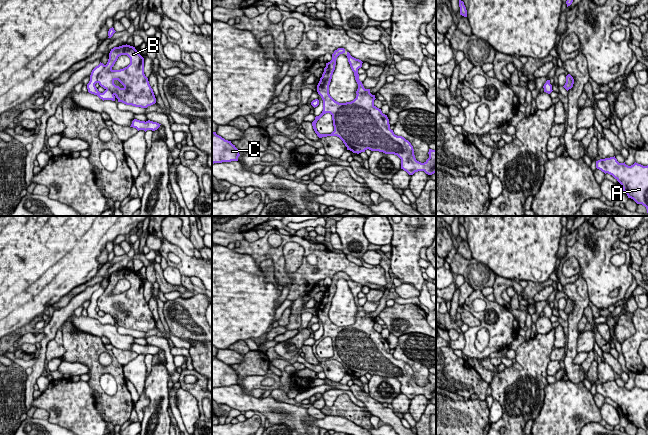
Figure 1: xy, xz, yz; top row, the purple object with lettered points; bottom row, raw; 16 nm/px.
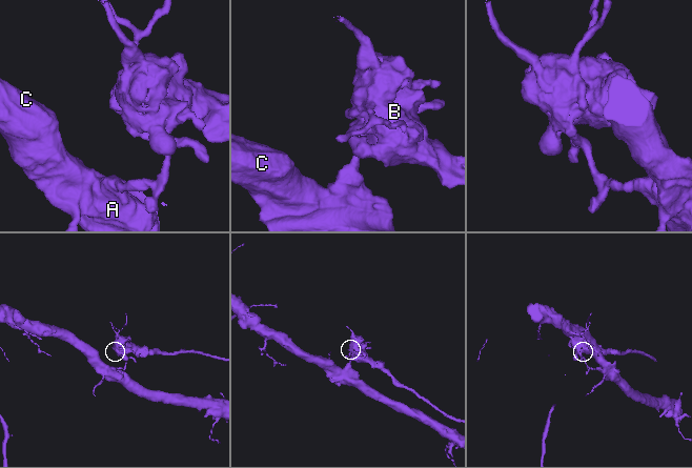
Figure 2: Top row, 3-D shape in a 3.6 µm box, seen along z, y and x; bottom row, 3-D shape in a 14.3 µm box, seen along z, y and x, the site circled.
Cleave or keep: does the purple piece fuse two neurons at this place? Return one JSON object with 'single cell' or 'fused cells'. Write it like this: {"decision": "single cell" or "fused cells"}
{"decision": "fused cells"}

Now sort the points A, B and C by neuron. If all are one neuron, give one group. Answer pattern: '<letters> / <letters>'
A C / B

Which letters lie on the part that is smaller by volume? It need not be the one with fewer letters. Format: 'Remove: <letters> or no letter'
Remove: B

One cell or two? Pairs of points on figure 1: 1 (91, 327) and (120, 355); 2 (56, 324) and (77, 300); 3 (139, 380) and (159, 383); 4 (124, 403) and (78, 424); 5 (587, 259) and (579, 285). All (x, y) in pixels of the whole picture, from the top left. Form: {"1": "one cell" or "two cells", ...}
{"1": "two cells", "2": "one cell", "3": "two cells", "4": "two cells", "5": "two cells"}

